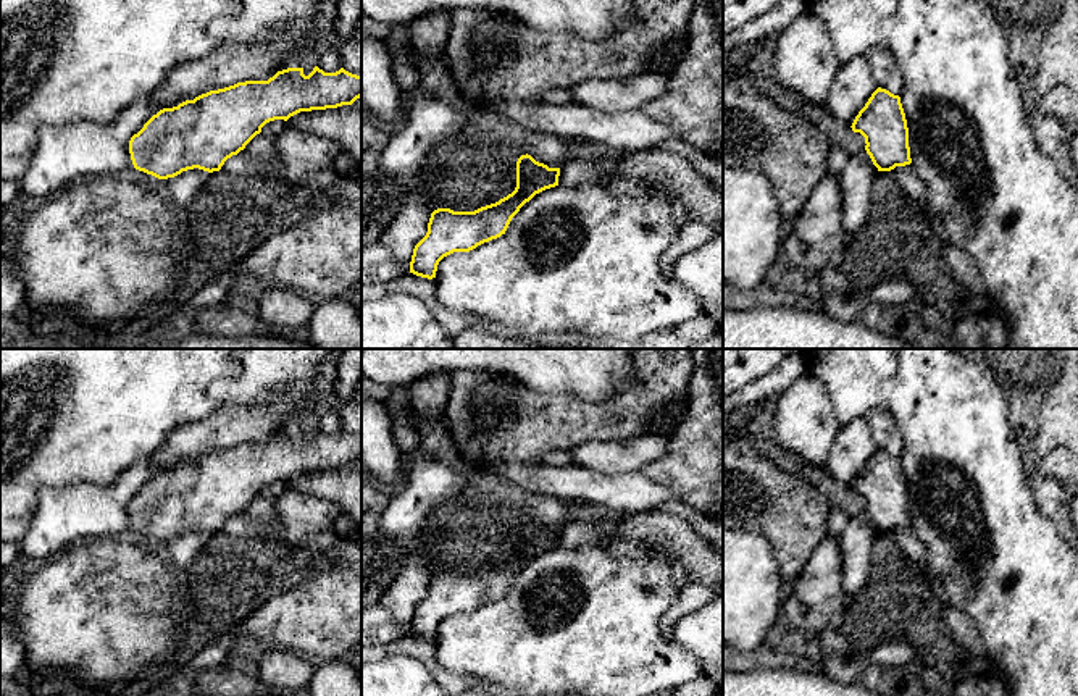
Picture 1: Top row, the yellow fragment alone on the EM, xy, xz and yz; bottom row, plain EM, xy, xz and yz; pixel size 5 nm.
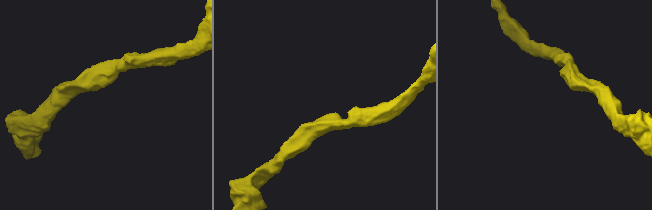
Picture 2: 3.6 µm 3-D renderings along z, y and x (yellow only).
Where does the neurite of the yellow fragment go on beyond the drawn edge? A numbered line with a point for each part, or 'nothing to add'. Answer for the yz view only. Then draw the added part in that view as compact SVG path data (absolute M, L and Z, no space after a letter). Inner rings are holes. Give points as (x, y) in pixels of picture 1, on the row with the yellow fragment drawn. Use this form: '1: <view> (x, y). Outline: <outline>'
nothing to add

